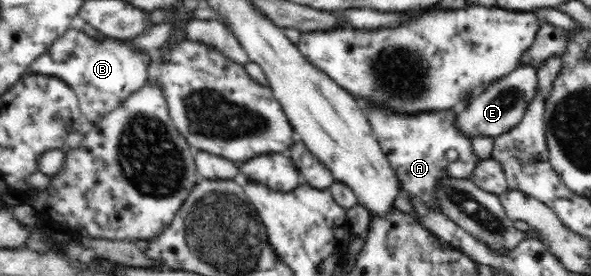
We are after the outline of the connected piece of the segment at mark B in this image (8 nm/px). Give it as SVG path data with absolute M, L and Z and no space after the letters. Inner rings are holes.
M69 29L62 37L37 57L27 71L58 77L78 95L83 120L95 124L104 116L120 107L123 101L148 80L148 54L133 49L124 41L100 35L93 39L82 30Z

